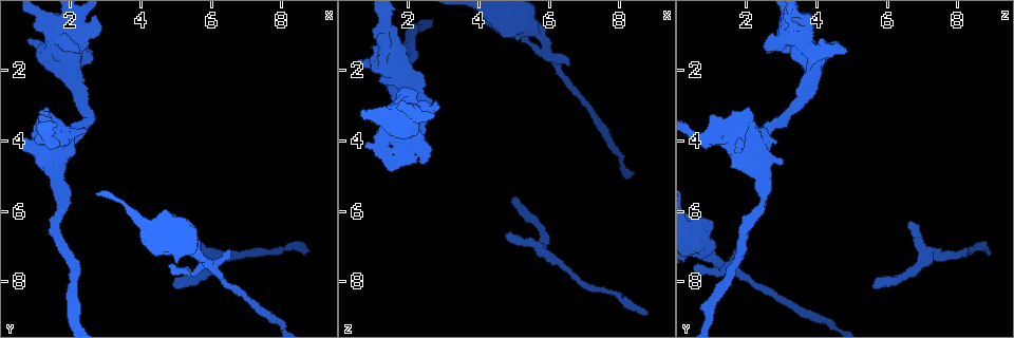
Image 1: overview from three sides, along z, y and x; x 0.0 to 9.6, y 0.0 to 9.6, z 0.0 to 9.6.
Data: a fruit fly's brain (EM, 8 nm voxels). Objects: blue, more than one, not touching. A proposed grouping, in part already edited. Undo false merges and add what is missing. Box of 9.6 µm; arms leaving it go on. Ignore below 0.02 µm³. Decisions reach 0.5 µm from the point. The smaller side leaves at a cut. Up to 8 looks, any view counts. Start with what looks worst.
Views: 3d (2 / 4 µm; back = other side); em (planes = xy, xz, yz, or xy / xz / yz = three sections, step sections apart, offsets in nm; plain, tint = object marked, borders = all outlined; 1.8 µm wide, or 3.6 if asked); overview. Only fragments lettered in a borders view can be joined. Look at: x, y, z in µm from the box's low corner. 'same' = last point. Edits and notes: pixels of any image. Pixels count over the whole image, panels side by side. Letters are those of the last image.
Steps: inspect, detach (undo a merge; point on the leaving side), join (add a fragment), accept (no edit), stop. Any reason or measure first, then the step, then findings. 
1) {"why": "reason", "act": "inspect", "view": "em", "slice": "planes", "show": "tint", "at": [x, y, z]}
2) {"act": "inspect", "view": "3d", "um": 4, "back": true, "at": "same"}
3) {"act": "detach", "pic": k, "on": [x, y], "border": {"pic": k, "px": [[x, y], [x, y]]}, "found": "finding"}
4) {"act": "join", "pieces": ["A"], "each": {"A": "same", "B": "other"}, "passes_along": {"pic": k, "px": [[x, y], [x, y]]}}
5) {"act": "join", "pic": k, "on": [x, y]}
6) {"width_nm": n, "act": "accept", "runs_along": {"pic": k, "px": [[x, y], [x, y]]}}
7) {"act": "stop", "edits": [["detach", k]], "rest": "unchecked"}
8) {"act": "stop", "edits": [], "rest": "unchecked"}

{"act": "inspect", "view": "em", "slice": "planes", "show": "borders", "at": [4.95, 6.40, 6.60]}

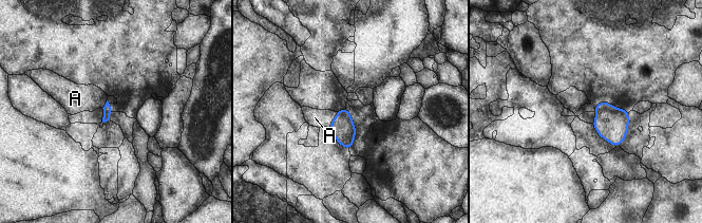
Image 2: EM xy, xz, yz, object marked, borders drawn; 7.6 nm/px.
{"act": "join", "pieces": ["A"], "each": {"A": "same"}, "passes_along": {"pic": 2, "px": [[342, 128], [333, 119], [315, 117]]}, "found": "it goes on there"}

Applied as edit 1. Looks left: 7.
{"why": "see it whole again", "act": "inspect", "view": "overview"}

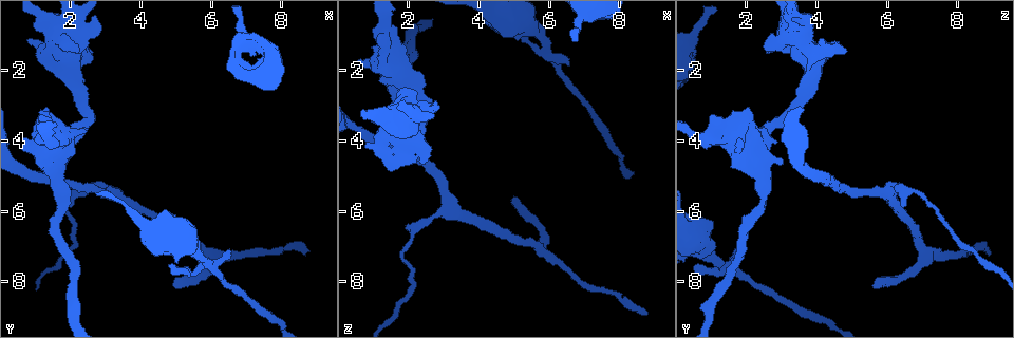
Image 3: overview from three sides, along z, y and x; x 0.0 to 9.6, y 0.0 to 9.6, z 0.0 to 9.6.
{"why": "free end", "act": "inspect", "view": "em", "slice": "planes", "show": "borders", "at": [5.00, 8.20, 5.60]}

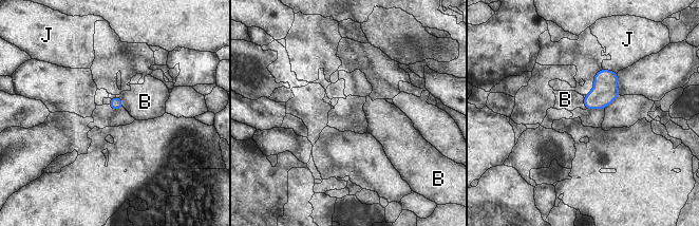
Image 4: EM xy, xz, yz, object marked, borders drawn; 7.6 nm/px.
{"act": "accept", "each": {"B": "other", "J": "other"}, "border": {"pic": 4, "px": [[115, 96], [121, 99], [124, 107]]}, "found": "no lettered fragment goes on from it"}

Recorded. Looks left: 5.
{"act": "stop", "edits": [["join", 2]], "rest": "unchecked"}

